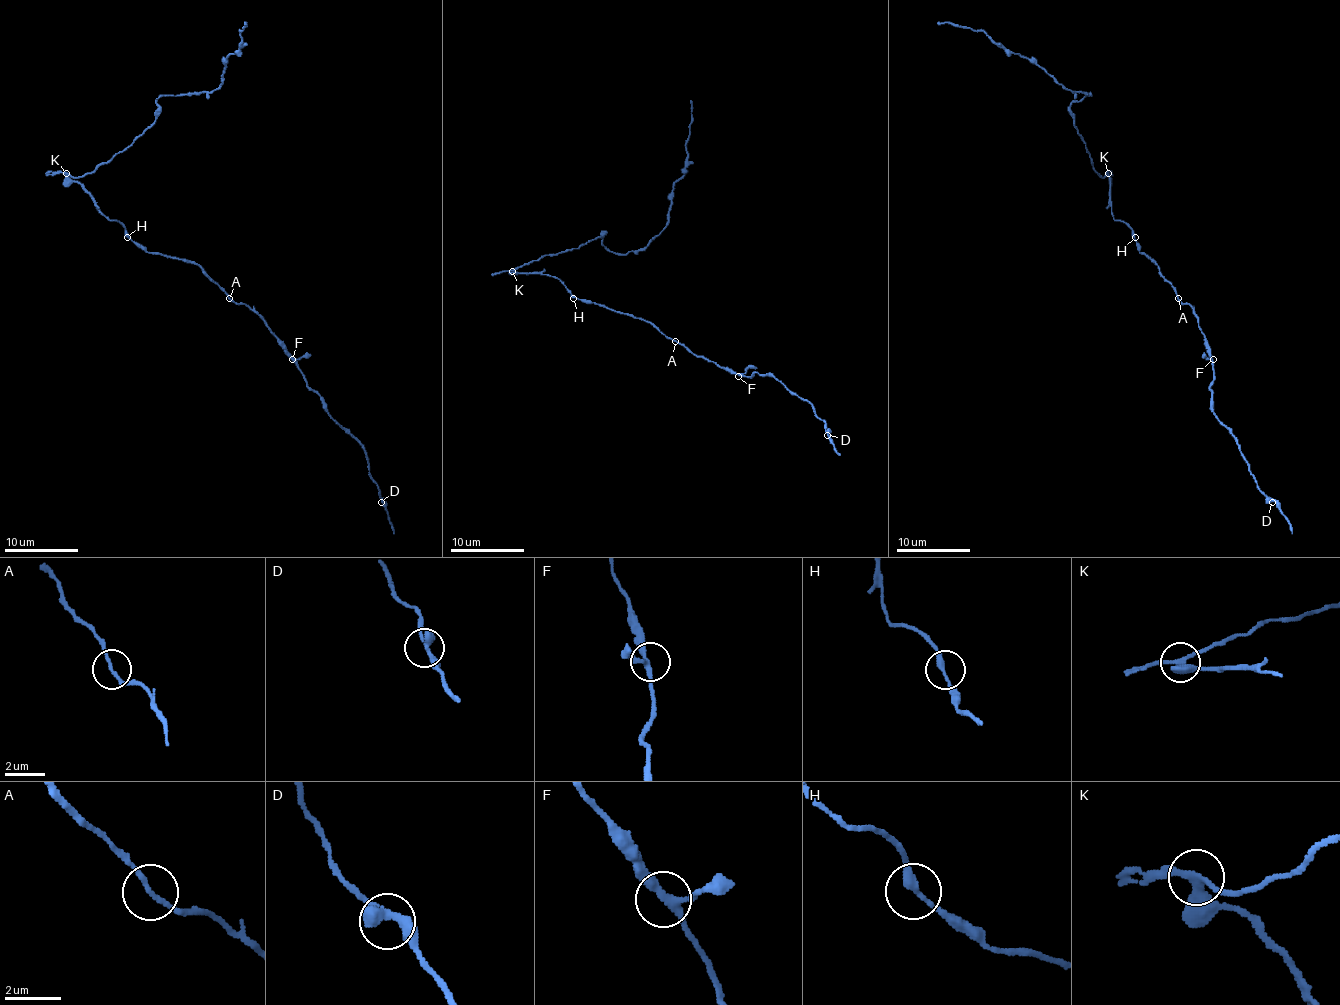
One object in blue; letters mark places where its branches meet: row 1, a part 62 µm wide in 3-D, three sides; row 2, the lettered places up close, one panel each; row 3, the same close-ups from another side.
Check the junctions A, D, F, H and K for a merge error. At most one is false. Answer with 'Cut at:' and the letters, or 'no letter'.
Cut at: K

